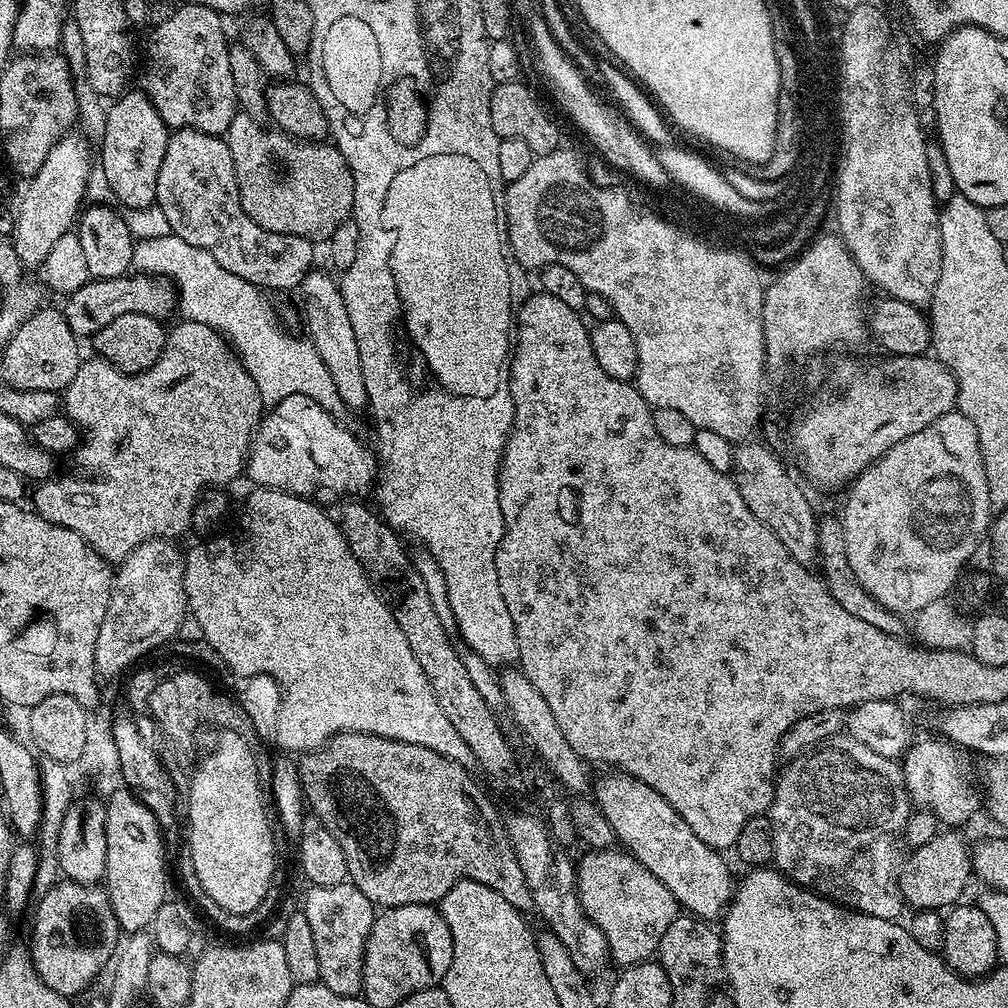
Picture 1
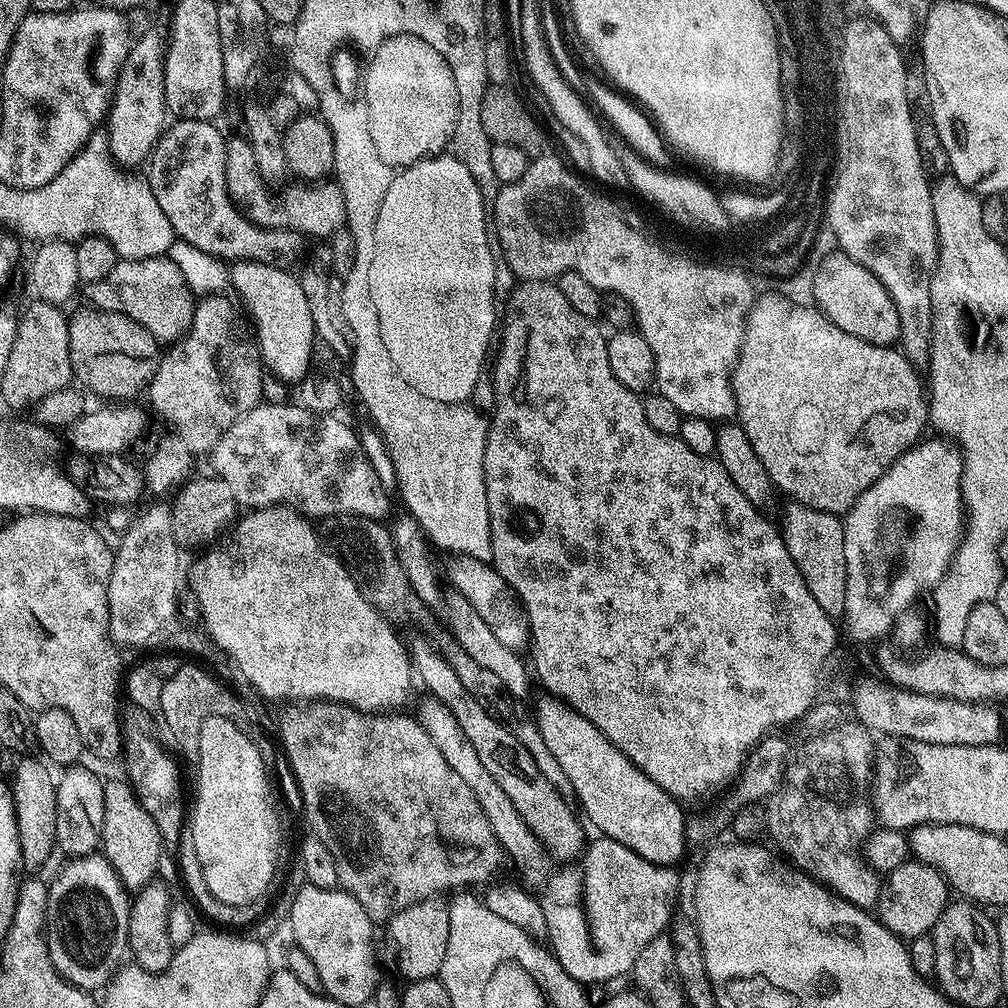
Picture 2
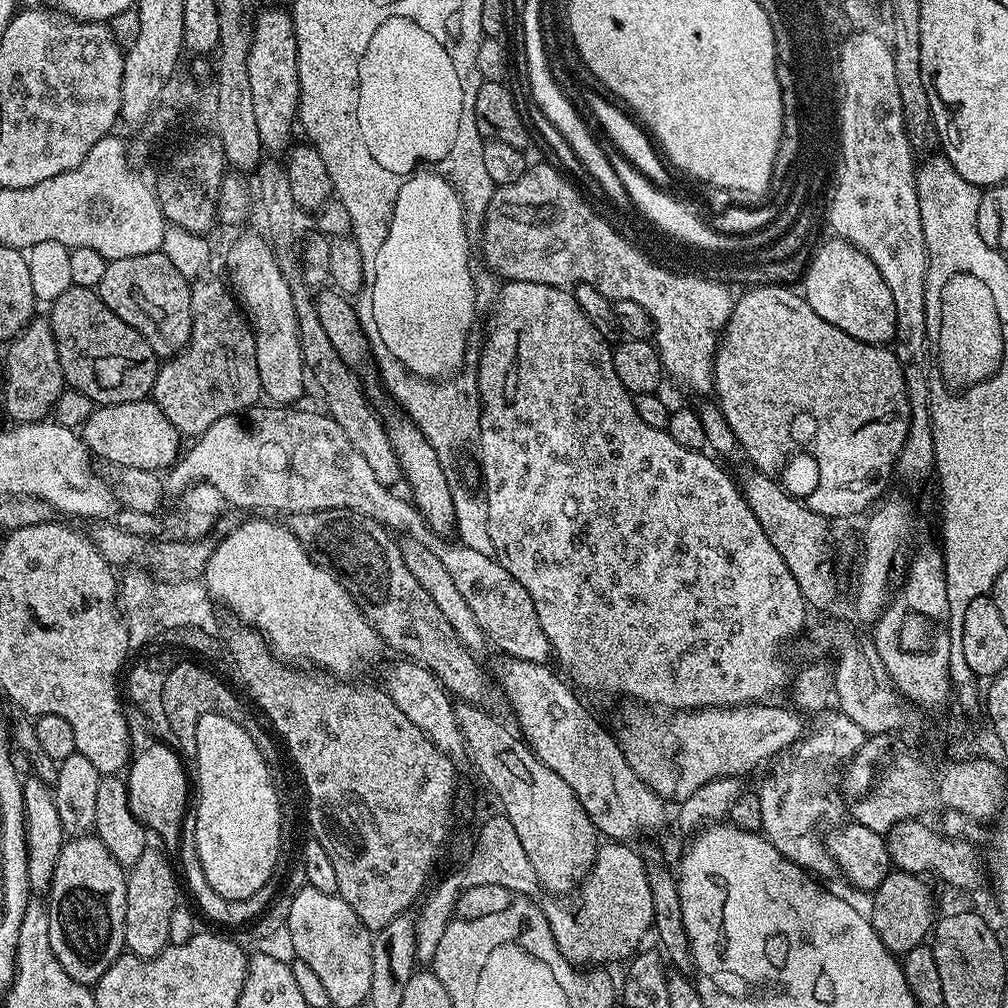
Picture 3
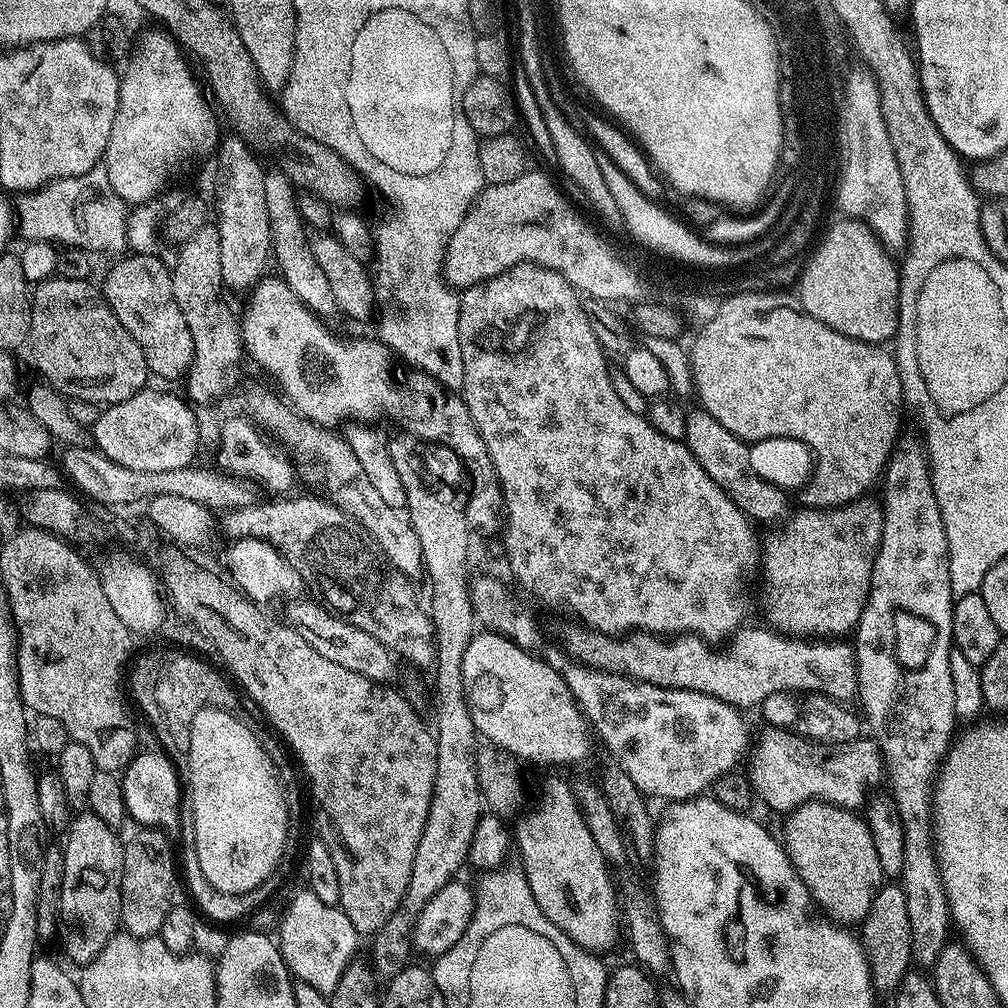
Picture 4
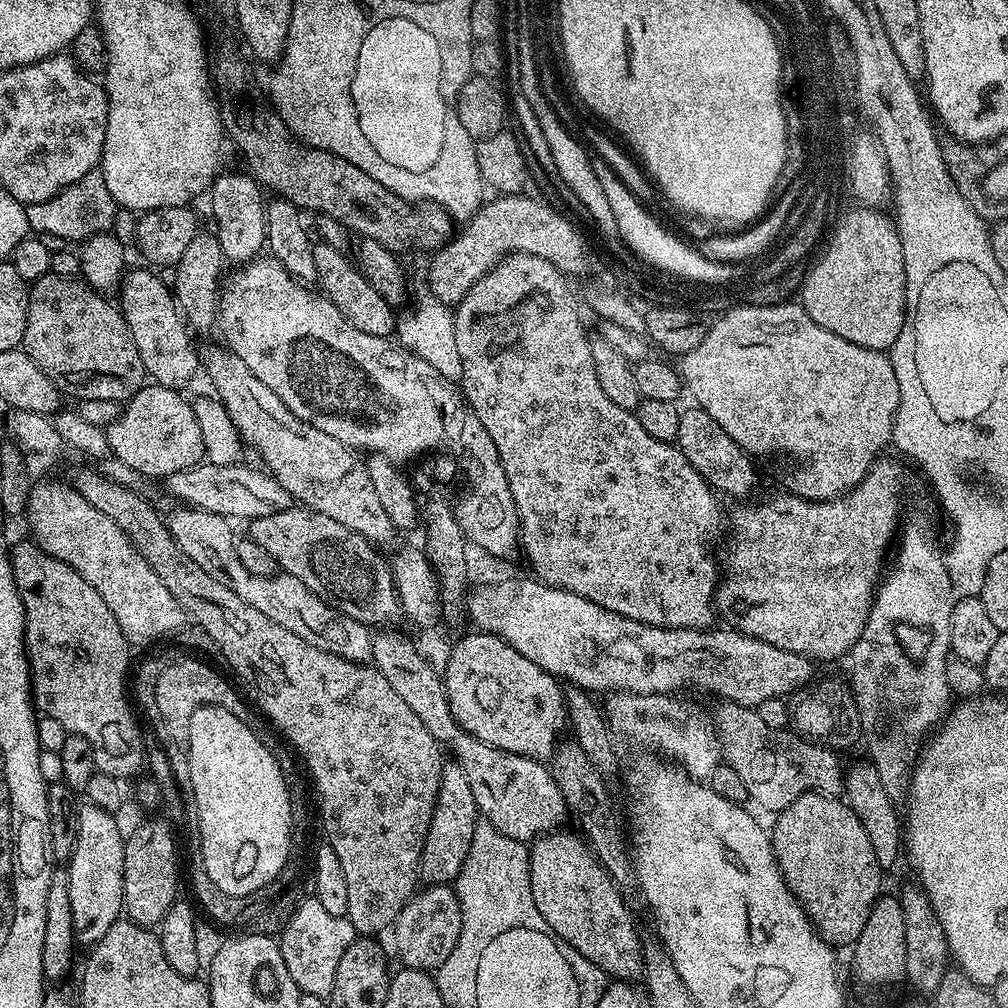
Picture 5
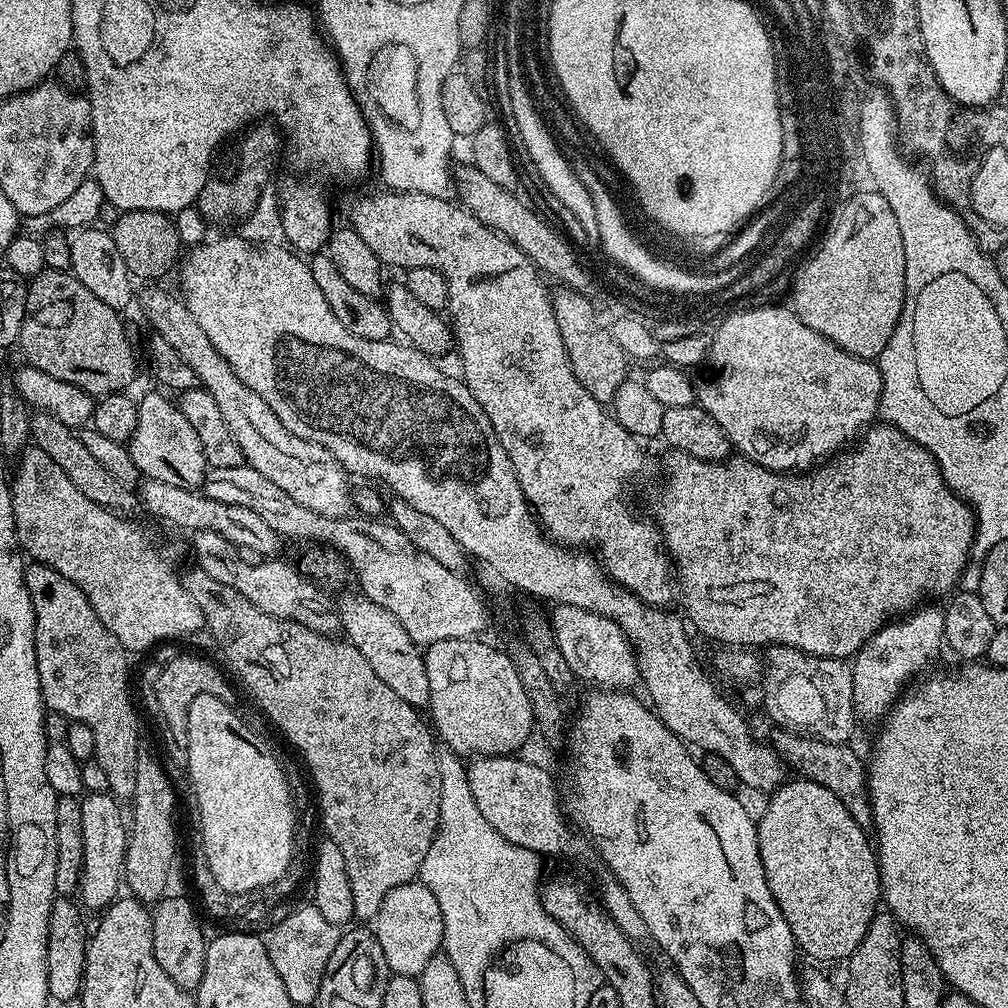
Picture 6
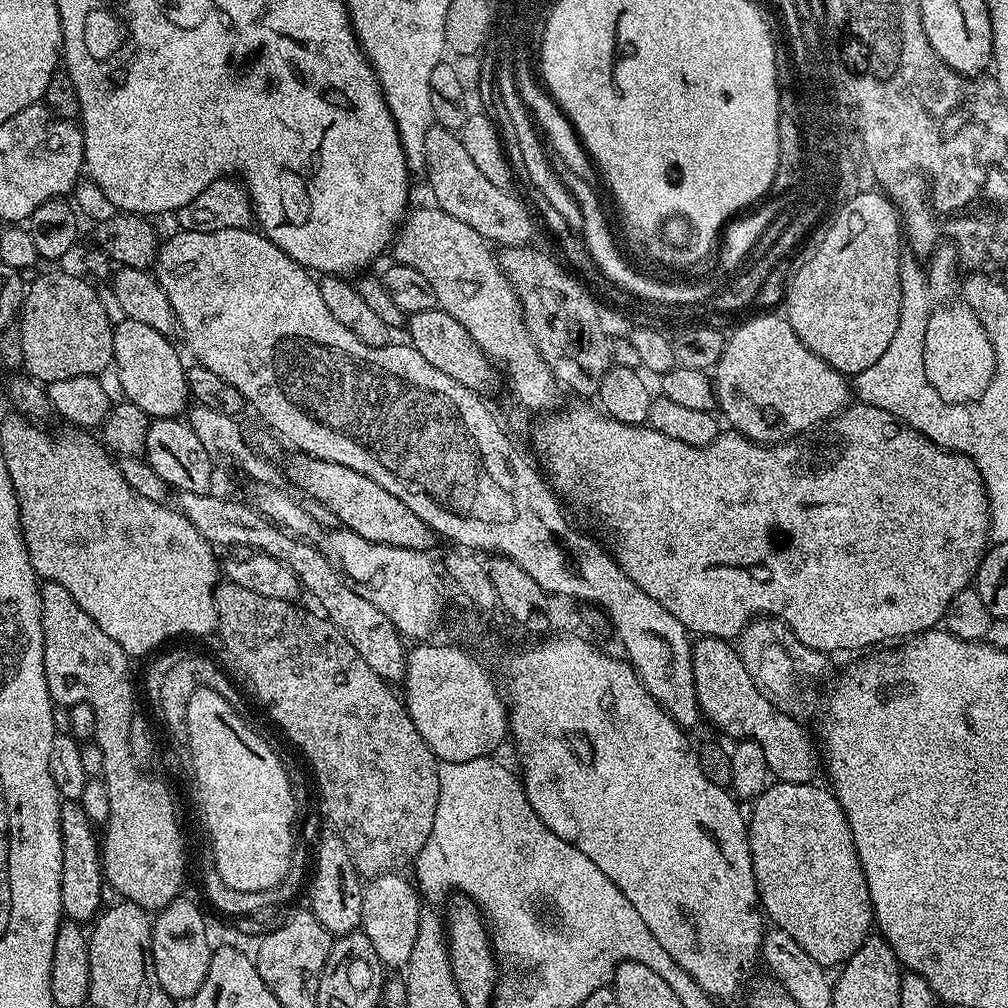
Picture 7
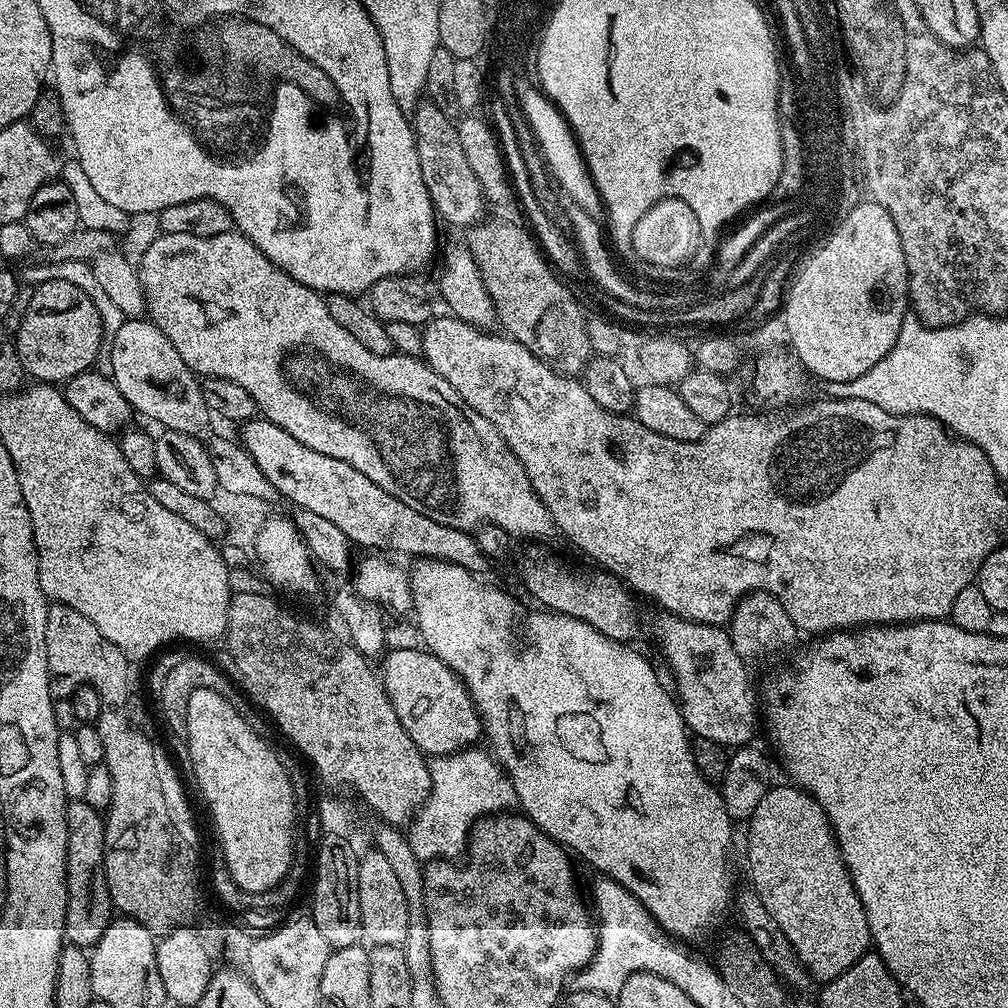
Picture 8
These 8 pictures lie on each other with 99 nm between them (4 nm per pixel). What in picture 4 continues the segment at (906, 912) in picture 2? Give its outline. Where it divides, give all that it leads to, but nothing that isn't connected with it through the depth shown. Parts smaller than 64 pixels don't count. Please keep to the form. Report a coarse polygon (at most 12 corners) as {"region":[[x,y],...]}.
{"region":[[899,883],[876,891],[859,925],[875,987],[895,993],[913,963]]}

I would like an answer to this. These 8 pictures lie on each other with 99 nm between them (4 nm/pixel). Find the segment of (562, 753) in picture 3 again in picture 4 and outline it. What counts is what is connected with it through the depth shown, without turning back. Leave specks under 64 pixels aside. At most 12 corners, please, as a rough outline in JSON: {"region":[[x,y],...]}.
{"region":[[477,631],[462,682],[477,733],[517,761],[594,744],[566,682]]}

